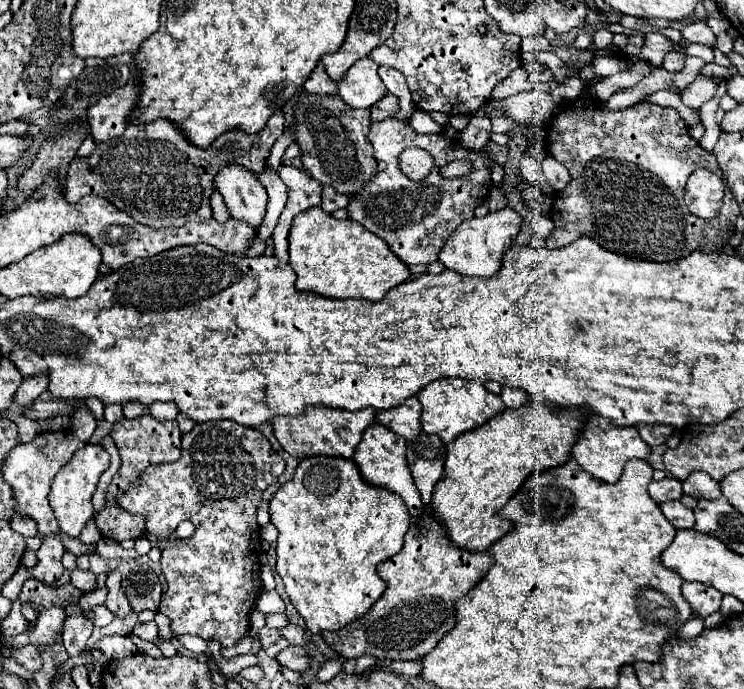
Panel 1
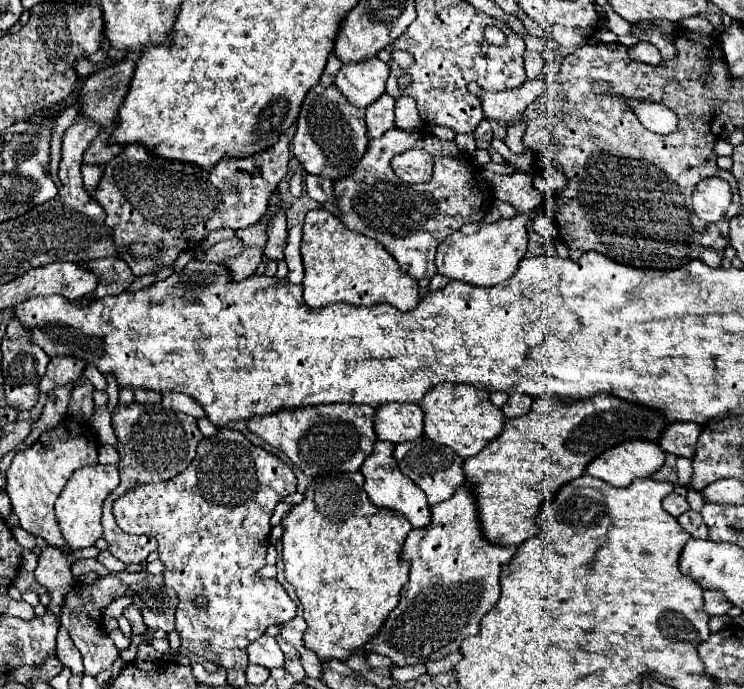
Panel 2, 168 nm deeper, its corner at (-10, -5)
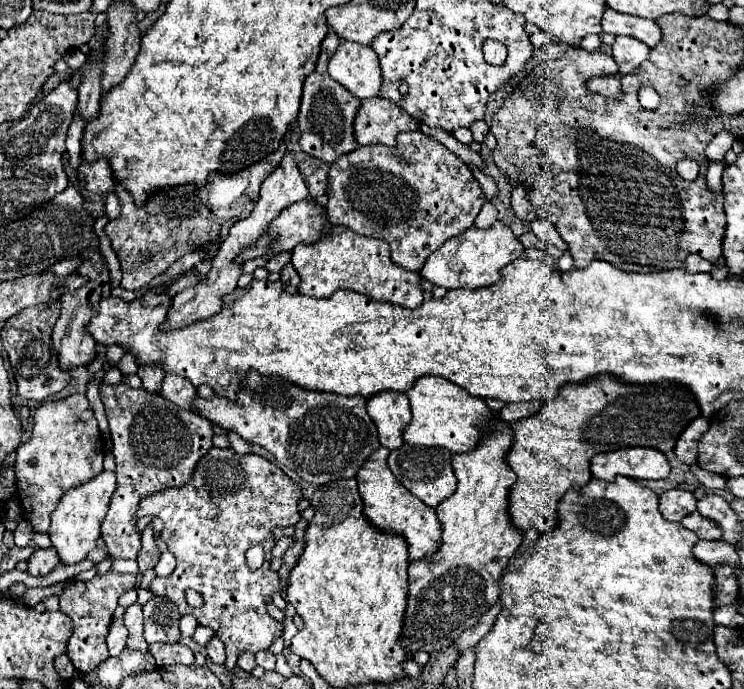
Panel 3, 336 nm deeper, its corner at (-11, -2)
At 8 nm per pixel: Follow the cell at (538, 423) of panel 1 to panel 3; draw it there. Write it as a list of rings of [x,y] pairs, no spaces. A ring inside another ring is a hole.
[[[600,374],[586,384],[564,386],[558,390],[556,398],[544,402],[538,414],[522,418],[520,422],[512,424],[512,446],[506,454],[506,464],[516,472],[518,480],[510,488],[508,494],[508,516],[512,524],[526,532],[530,528],[538,530],[540,534],[552,530],[558,522],[558,502],[570,488],[584,486],[590,474],[590,460],[600,452],[612,452],[618,448],[628,446],[650,446],[660,452],[668,452],[674,448],[680,432],[700,414],[694,396],[678,384],[662,382],[662,384],[622,384],[612,374]]]

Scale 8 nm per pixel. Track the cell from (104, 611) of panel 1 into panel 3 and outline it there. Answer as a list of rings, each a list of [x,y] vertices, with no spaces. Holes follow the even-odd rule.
[[[114,620],[110,626],[110,632],[108,632],[108,638],[106,638],[110,656],[120,656],[120,652],[126,648],[126,638],[128,638],[128,630],[126,630],[124,622]]]

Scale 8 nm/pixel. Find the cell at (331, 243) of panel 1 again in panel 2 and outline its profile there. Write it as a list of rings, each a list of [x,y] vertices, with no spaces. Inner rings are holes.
[[[325,209],[309,211],[303,223],[303,239],[301,239],[301,259],[305,269],[303,279],[303,301],[309,307],[325,307],[329,303],[355,303],[355,305],[377,305],[377,303],[391,303],[401,311],[411,311],[419,305],[419,287],[417,281],[407,277],[397,265],[397,261],[379,245],[375,239],[349,231],[335,215]]]

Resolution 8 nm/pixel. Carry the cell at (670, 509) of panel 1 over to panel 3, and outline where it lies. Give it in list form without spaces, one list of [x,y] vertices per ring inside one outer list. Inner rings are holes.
[[[692,512],[690,516],[686,516],[682,520],[682,526],[692,530],[694,534],[698,534],[698,538],[702,538],[702,540],[718,540],[722,536],[722,530],[718,526],[714,526],[712,520],[700,516],[698,512]]]

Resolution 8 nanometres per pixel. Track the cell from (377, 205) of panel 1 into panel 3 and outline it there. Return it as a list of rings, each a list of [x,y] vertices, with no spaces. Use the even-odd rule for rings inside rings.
[[[420,130],[398,134],[396,146],[360,146],[350,154],[340,156],[328,172],[326,212],[330,222],[344,224],[362,236],[386,240],[390,244],[392,262],[410,272],[420,272],[426,258],[438,250],[440,244],[470,228],[484,202],[486,196],[470,168],[444,144],[422,134]]]

